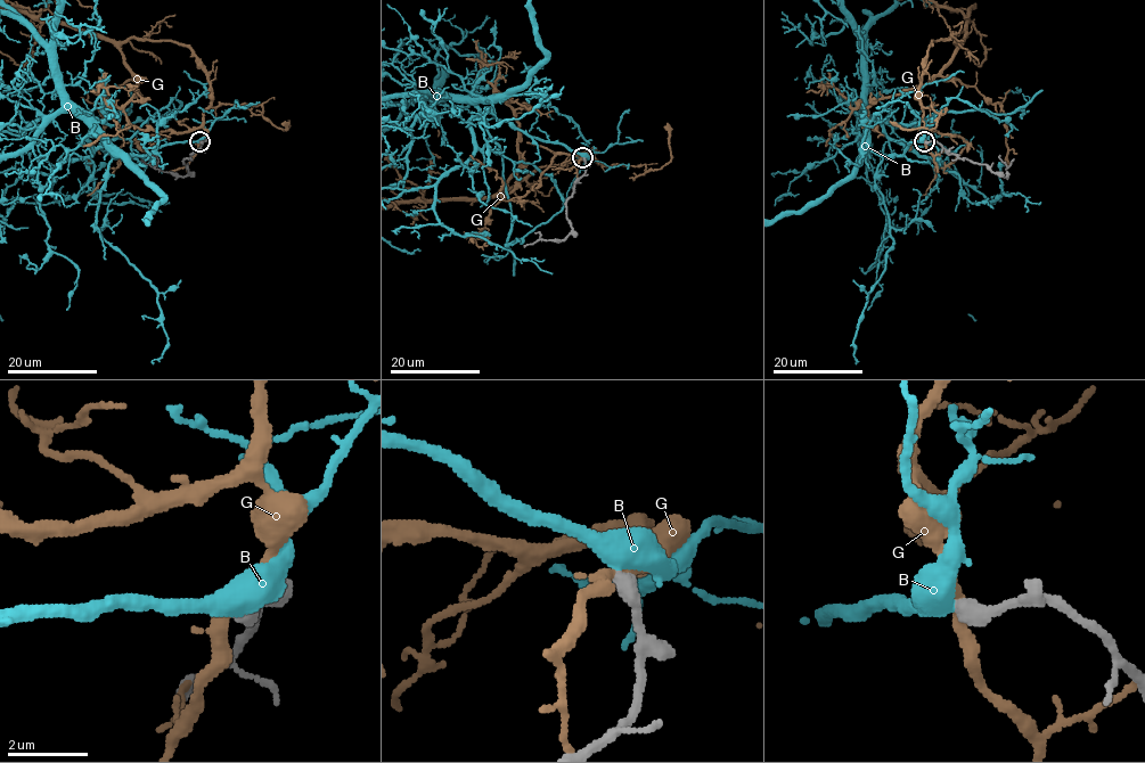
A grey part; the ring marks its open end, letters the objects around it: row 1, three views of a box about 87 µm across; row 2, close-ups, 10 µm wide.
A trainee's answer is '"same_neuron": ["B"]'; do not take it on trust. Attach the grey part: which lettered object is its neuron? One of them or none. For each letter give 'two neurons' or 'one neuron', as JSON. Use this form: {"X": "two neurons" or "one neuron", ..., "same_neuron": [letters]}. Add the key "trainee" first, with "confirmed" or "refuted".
{"trainee": "confirmed", "B": "one neuron", "G": "two neurons", "same_neuron": ["B"]}

